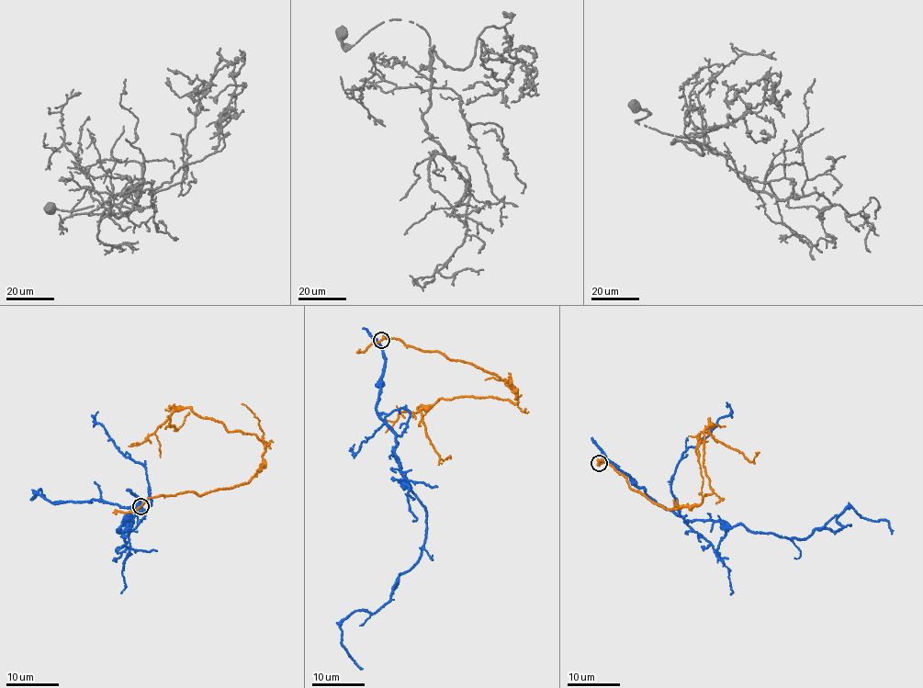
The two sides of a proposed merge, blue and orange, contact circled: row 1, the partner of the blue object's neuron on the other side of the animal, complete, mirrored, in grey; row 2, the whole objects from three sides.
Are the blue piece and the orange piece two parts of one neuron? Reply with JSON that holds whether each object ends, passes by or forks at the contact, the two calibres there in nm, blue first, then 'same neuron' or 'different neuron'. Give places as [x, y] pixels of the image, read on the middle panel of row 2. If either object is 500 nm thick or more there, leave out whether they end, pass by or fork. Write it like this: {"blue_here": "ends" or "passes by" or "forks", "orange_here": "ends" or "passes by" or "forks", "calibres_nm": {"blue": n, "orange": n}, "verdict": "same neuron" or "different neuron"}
{"blue_here": "ends", "orange_here": "passes by", "calibres_nm": {"blue": 120, "orange": 190}, "verdict": "different neuron"}

